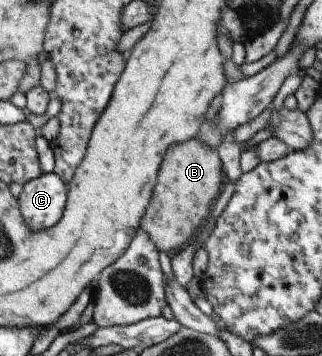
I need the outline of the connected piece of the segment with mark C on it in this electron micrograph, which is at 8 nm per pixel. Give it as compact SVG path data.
M53 173L24 183L17 198L25 226L31 230L53 226L61 218L67 190L63 180Z

